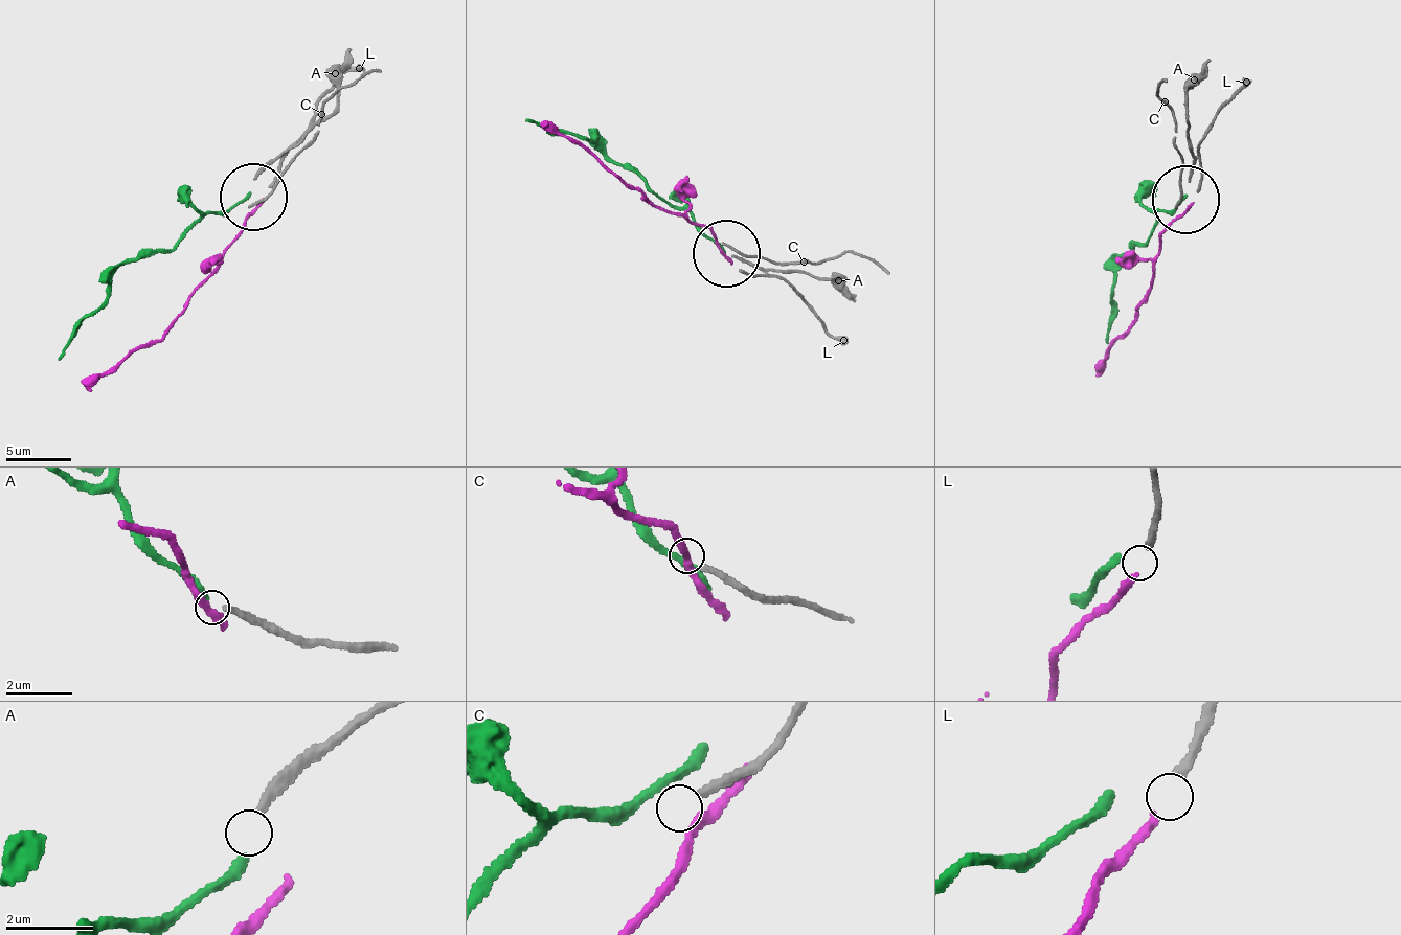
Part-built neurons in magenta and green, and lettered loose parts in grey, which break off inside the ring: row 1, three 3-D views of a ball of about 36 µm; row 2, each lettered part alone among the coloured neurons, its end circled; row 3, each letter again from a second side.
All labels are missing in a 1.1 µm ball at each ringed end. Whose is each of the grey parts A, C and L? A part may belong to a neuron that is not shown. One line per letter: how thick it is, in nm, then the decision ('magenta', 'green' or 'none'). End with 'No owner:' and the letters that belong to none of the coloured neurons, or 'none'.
A: 190 nm thick; green
C: 180 nm thick; none
L: 220 nm thick; magenta
No owner: C

